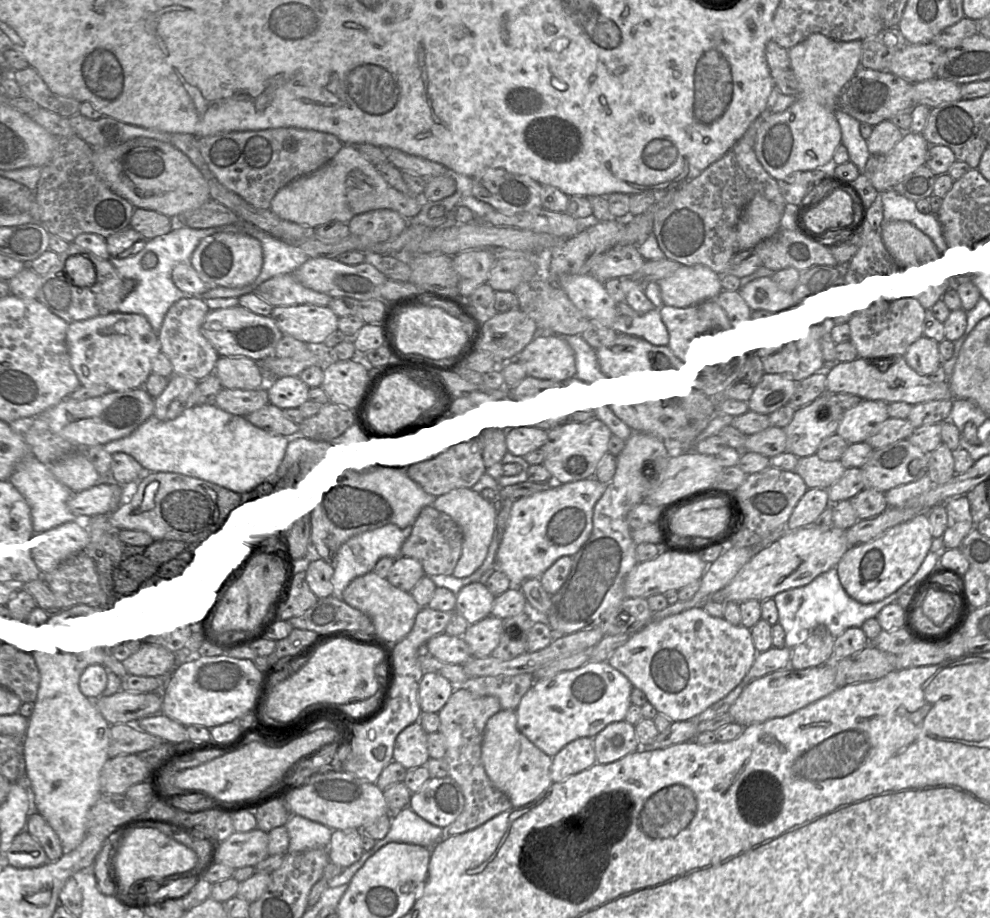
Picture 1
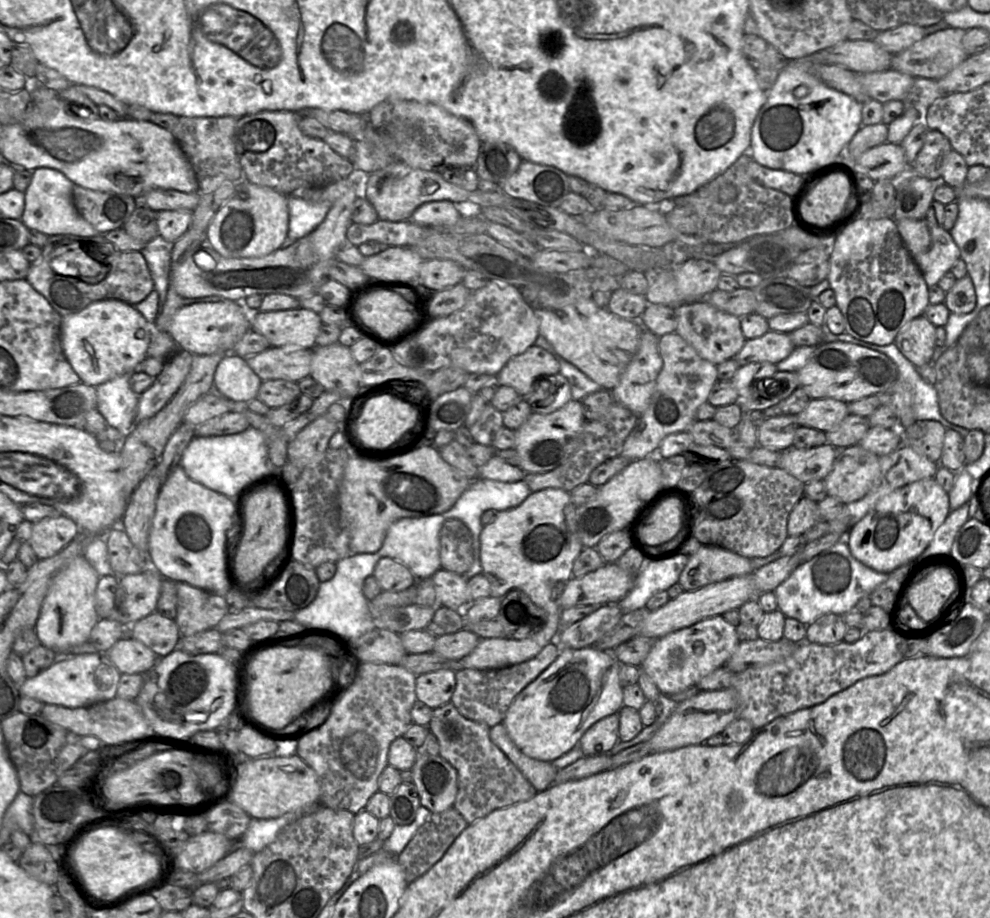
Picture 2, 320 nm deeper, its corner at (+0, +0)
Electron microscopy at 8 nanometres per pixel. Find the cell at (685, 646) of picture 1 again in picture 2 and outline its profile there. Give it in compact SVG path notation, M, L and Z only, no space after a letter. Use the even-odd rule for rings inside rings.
M722 615L713 616L656 639L639 668L651 678L662 694L673 695L695 686L702 678L723 667L739 644L736 627L726 621Z

